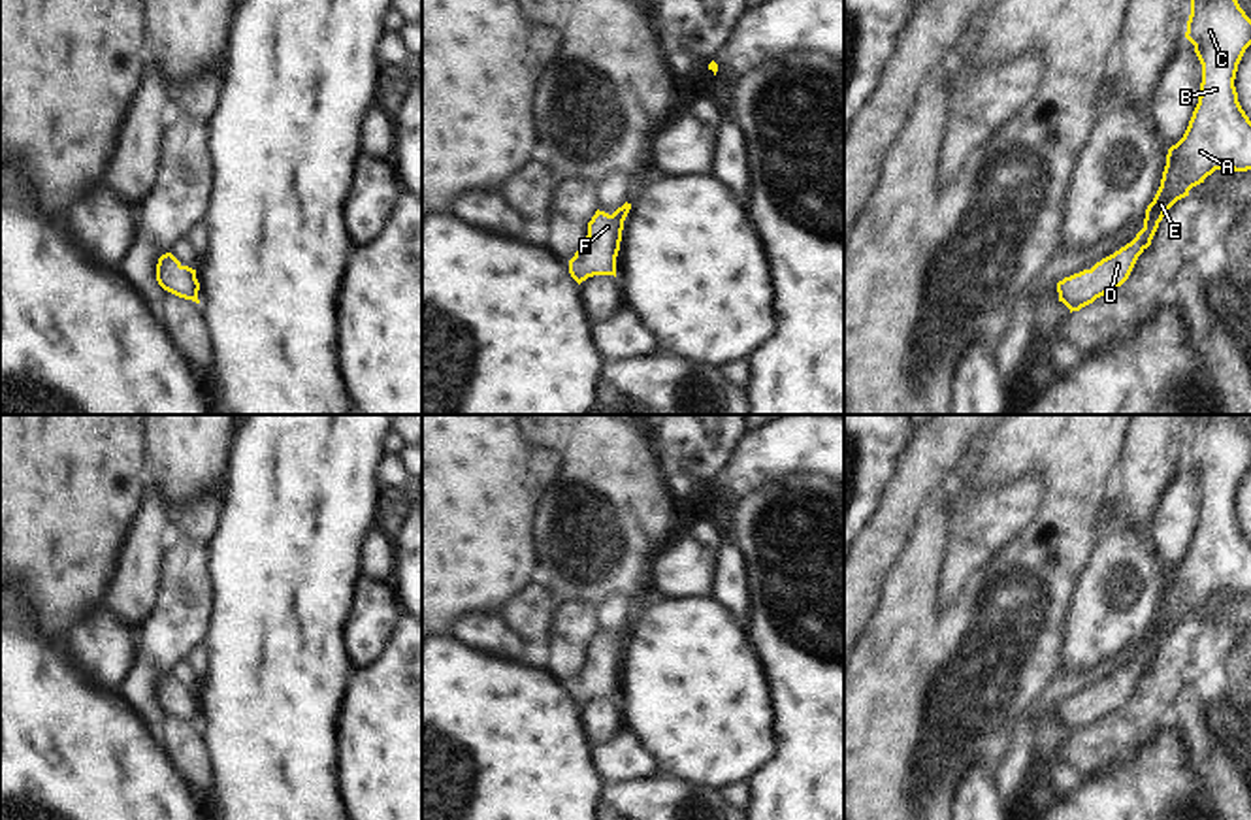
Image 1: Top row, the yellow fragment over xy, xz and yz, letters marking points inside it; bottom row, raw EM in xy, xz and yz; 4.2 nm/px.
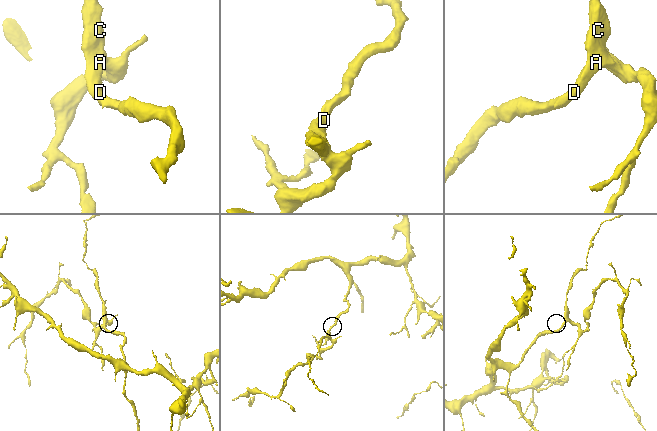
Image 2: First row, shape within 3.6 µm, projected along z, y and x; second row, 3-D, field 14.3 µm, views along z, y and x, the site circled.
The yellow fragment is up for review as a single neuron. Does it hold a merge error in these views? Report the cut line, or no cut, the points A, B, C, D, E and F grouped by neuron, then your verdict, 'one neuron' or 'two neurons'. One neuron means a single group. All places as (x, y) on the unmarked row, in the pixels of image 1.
cut none; groups A B C D E F; one neuron

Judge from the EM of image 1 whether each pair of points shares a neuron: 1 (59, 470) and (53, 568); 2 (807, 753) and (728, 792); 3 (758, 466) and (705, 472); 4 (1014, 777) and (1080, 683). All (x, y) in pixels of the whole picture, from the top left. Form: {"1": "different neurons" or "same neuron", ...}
{"1": "same neuron", "2": "different neurons", "3": "different neurons", "4": "same neuron"}

